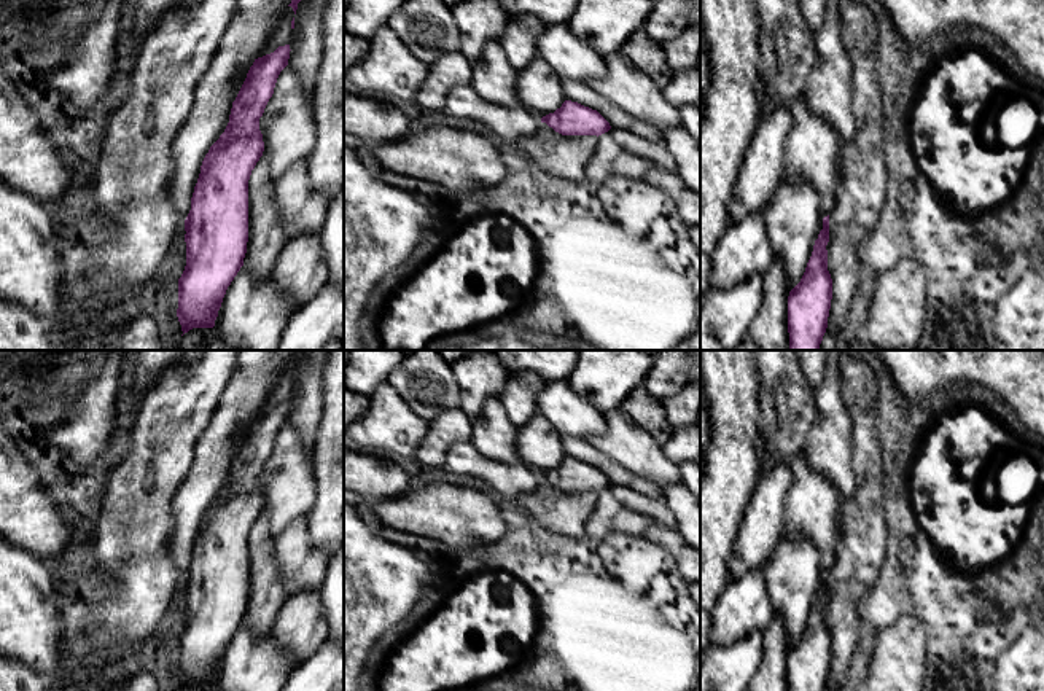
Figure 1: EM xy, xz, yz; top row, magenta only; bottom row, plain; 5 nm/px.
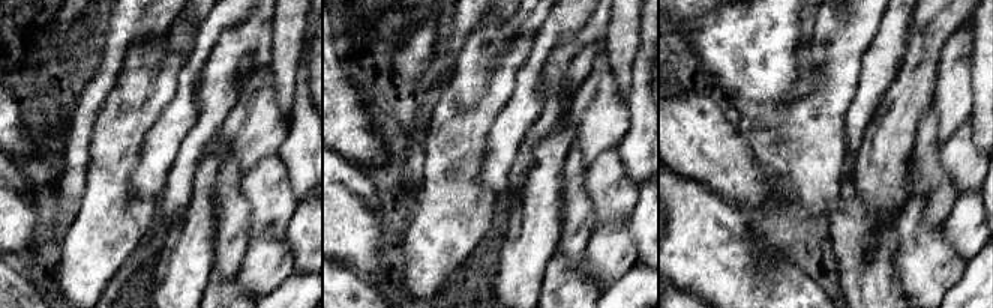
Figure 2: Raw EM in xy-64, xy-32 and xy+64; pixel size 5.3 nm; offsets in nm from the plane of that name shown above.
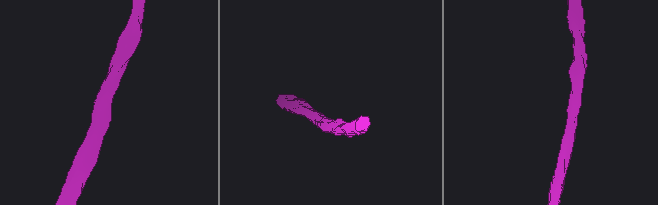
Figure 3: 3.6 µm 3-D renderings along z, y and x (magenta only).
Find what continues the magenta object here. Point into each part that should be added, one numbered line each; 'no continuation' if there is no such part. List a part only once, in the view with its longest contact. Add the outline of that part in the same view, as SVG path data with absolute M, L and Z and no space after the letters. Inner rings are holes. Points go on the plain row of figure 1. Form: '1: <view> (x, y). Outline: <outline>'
no continuation

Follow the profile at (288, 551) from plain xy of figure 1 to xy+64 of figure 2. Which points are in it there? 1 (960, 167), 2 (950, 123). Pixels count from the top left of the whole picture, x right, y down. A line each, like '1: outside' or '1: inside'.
1: inside
2: outside

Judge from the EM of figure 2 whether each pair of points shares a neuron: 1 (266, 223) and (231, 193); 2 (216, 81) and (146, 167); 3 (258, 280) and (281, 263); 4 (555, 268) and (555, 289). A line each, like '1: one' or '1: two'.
1: two
2: two
3: one
4: one

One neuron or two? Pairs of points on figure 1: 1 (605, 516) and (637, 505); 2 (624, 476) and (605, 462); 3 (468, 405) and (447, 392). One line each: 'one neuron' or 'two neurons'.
1: two neurons
2: one neuron
3: two neurons

